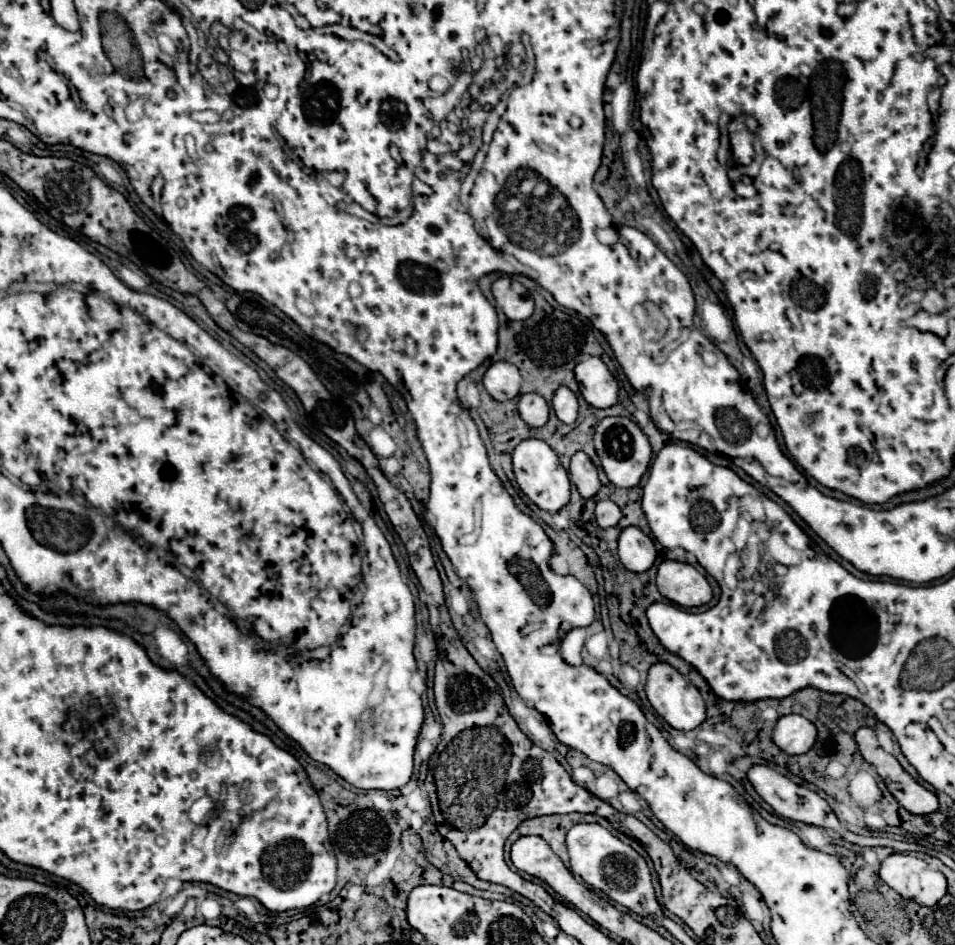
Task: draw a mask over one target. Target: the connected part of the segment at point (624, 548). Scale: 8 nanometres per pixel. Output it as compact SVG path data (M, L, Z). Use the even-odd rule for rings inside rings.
M626 527L618 537L618 557L628 571L644 573L656 559L654 543L638 527Z

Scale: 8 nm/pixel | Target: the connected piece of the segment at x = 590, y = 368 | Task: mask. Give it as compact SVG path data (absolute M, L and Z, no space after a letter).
M590 357L574 369L582 397L598 409L612 407L618 401L618 383L600 357Z

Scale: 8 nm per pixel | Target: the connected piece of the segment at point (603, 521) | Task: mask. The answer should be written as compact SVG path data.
M602 499L596 503L596 521L602 529L608 529L608 527L616 527L618 521L620 521L620 509L614 501L610 499Z

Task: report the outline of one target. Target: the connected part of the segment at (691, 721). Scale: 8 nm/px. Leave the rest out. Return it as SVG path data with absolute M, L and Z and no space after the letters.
M658 663L652 665L648 671L648 681L644 685L646 689L646 697L650 701L650 705L658 711L658 715L662 715L674 729L682 729L682 731L692 731L698 725L702 725L702 721L706 719L706 707L704 707L704 699L698 693L698 689L688 683L674 667L666 665L666 663Z

